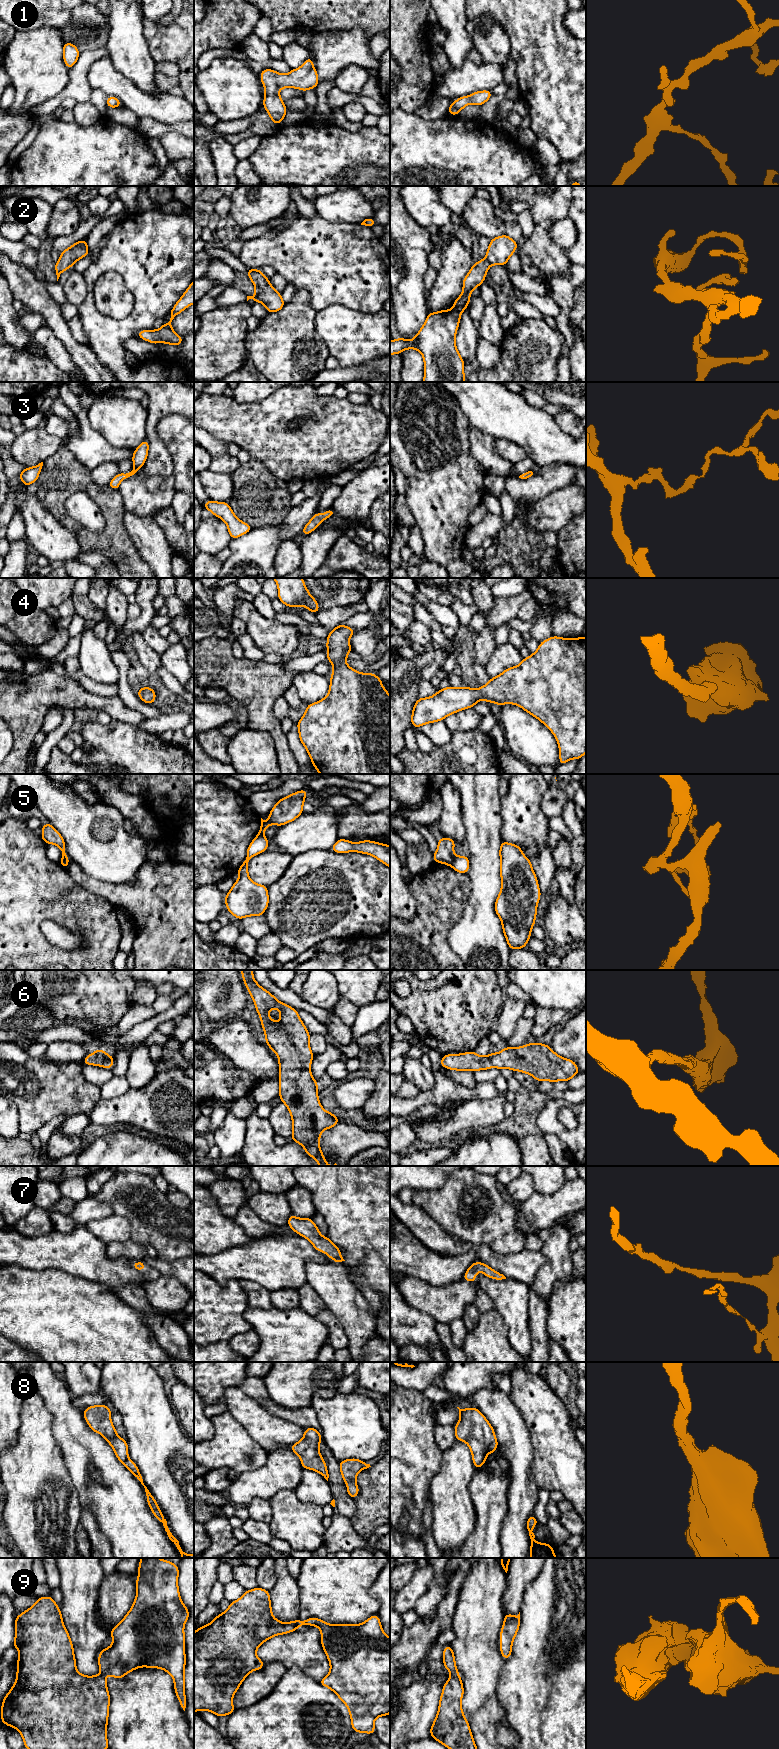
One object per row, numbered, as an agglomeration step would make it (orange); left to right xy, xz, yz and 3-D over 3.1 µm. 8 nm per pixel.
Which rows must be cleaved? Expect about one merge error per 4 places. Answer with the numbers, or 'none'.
5, 9

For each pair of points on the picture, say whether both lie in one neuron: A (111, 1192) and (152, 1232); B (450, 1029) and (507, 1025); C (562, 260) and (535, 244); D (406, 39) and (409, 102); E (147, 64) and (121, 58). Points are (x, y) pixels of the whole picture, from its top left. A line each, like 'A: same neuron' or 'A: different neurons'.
A: same neuron
B: different neurons
C: same neuron
D: same neuron
E: same neuron

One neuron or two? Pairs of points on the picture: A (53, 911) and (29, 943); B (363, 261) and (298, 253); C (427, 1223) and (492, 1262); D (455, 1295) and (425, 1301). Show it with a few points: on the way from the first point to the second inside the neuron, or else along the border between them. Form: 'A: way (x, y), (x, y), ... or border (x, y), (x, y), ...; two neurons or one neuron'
A: way (44, 914), (29, 929), (29, 934); one neuron
B: way (347, 261), (334, 261), (314, 254); one neuron
C: way (442, 1239), (448, 1245), (476, 1248); one neuron
D: way (448, 1301), (432, 1301); one neuron

